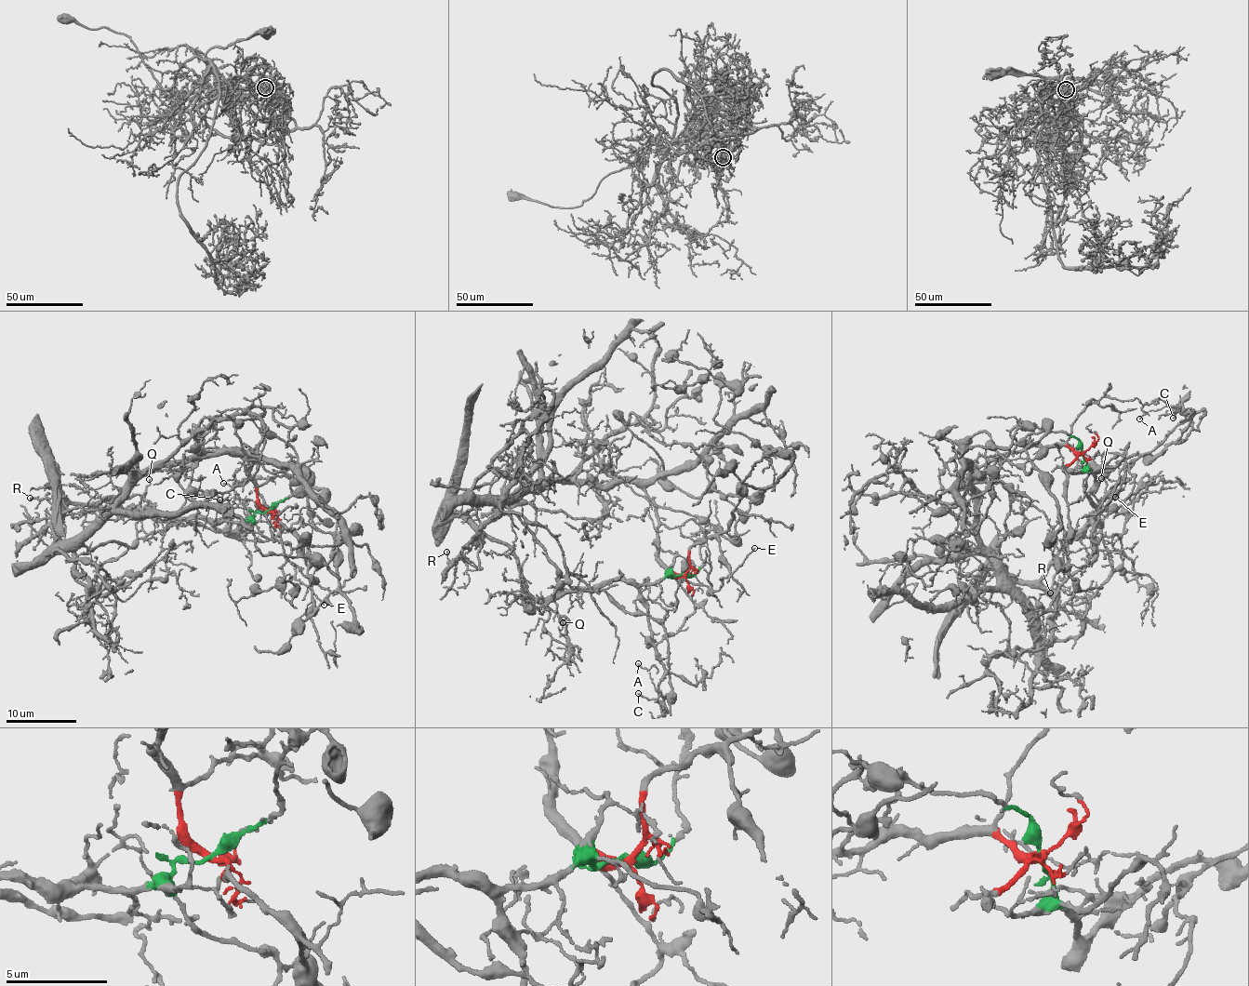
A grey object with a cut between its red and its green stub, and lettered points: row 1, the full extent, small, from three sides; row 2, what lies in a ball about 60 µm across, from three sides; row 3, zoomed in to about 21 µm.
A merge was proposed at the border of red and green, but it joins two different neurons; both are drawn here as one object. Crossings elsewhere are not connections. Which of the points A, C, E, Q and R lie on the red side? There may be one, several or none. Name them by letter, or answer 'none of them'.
none of them

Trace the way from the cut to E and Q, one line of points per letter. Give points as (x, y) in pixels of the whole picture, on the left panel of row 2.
E: (267, 511), (258, 512), (254, 518), (259, 531), (288, 546), (288, 559), (295, 566), (295, 579), (323, 605)
Q: (267, 511), (235, 522), (191, 516), (168, 520), (132, 517), (124, 510), (121, 500), (140, 496), (149, 478)

